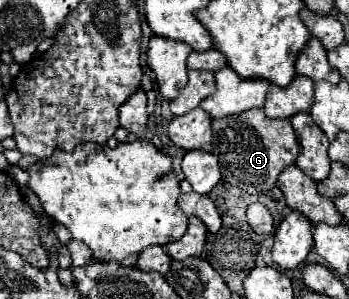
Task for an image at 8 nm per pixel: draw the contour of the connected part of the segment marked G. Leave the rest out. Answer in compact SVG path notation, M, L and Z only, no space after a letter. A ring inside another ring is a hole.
M260 107L224 119L214 119L212 137L212 153L218 157L224 181L250 195L262 195L274 189L280 169L292 165L300 149L290 119L268 119Z

